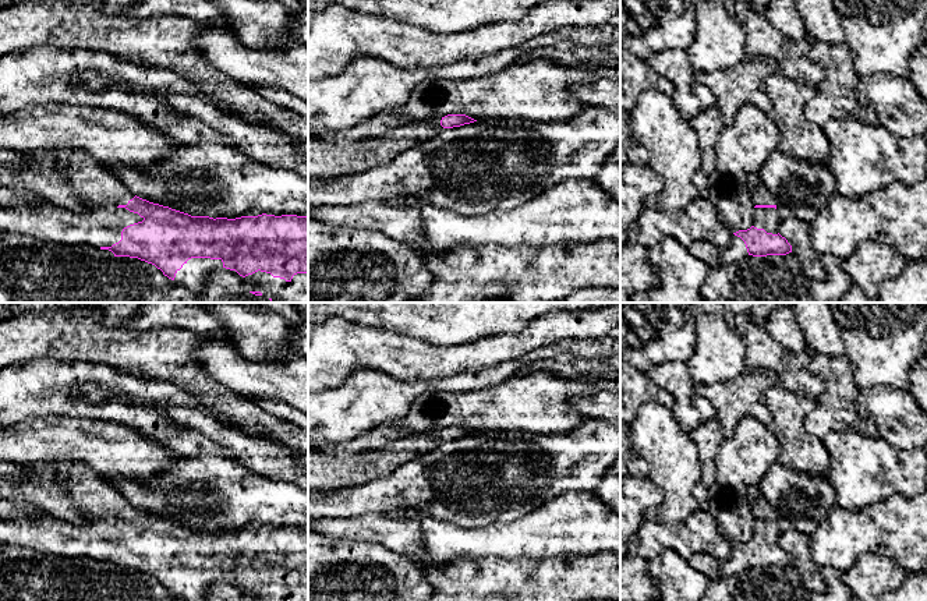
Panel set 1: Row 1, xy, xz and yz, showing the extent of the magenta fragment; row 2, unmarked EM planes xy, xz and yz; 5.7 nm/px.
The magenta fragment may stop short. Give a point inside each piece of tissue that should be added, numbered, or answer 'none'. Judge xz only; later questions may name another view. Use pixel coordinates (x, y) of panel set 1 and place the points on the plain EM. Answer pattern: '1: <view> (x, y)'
1: xz (325, 472)

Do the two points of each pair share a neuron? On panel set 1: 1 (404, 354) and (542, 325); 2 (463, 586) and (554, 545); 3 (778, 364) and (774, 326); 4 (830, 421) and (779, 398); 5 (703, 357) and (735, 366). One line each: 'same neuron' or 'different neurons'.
1: same neuron
2: different neurons
3: different neurons
4: different neurons
5: same neuron

